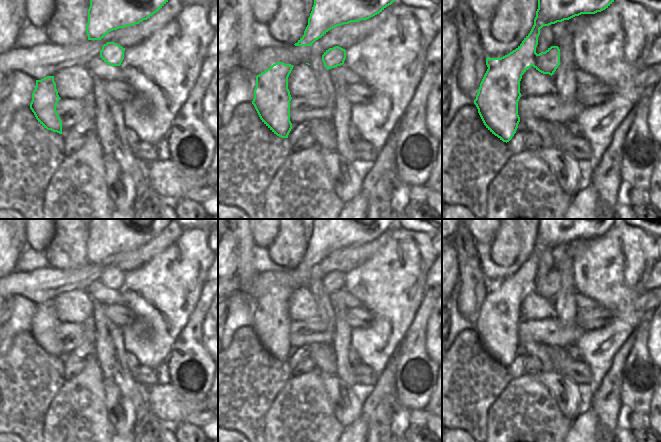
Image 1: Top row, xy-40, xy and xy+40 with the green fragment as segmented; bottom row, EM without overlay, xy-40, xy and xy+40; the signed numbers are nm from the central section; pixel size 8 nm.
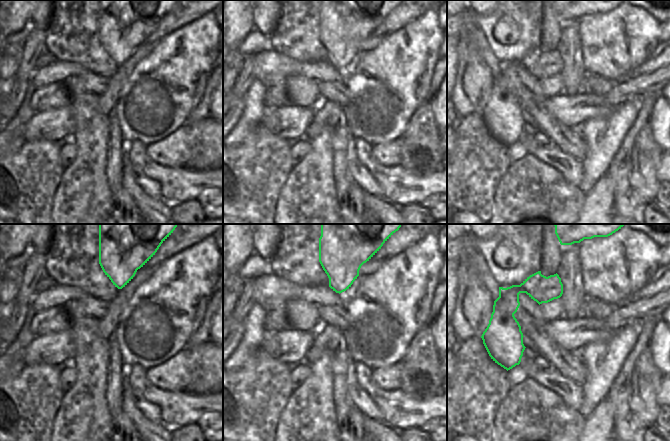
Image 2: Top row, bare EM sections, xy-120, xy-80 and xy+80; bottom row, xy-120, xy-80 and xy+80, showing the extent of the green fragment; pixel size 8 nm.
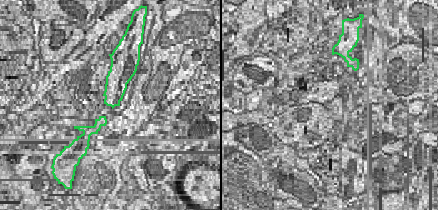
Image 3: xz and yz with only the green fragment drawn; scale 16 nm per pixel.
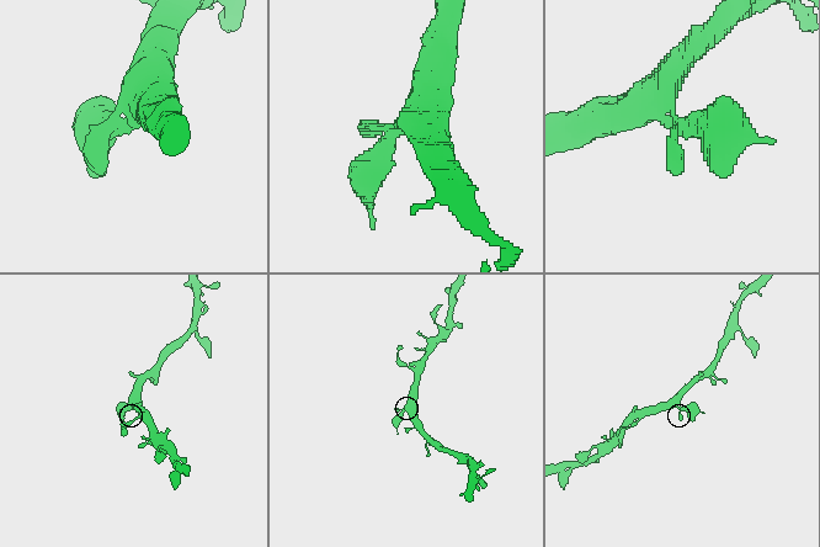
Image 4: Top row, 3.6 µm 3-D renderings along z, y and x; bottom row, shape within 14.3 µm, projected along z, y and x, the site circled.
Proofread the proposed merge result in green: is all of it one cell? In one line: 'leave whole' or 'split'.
leave whole

